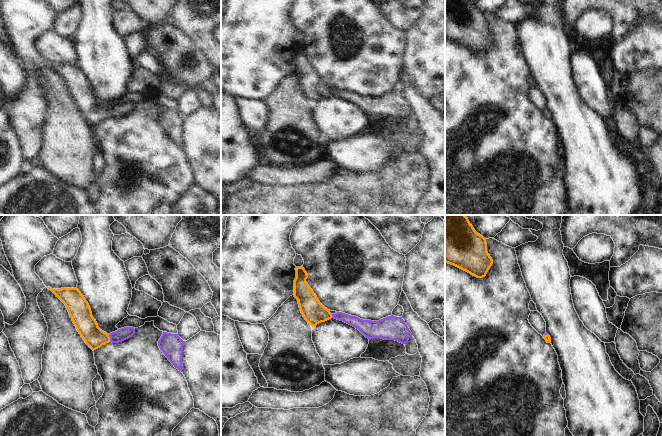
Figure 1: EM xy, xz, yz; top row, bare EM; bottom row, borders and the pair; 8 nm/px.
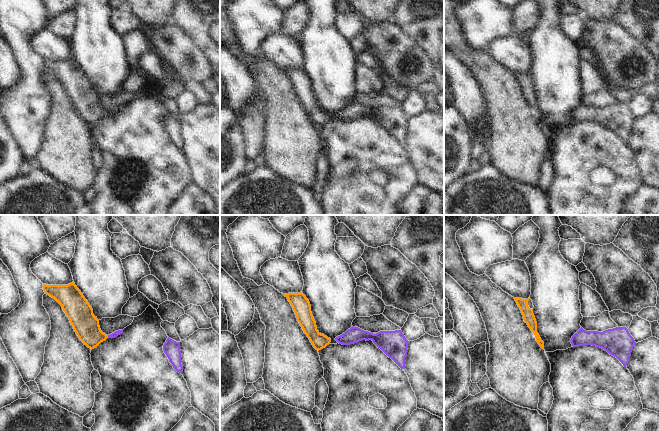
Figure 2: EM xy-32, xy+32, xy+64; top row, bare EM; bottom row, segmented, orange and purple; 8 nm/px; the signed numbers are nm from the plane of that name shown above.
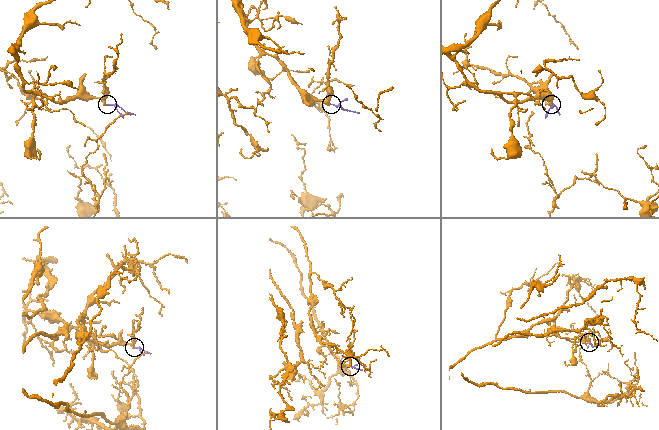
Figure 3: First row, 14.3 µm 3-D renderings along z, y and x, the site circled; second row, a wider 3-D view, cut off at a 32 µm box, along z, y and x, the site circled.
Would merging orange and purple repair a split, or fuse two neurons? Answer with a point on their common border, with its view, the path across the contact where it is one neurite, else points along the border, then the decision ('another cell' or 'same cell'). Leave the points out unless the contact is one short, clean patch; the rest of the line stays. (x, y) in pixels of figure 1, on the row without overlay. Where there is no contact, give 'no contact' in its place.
contact xy (109, 114); way xy (86, 101), (99, 114), (109, 114), (122, 110); same cell

